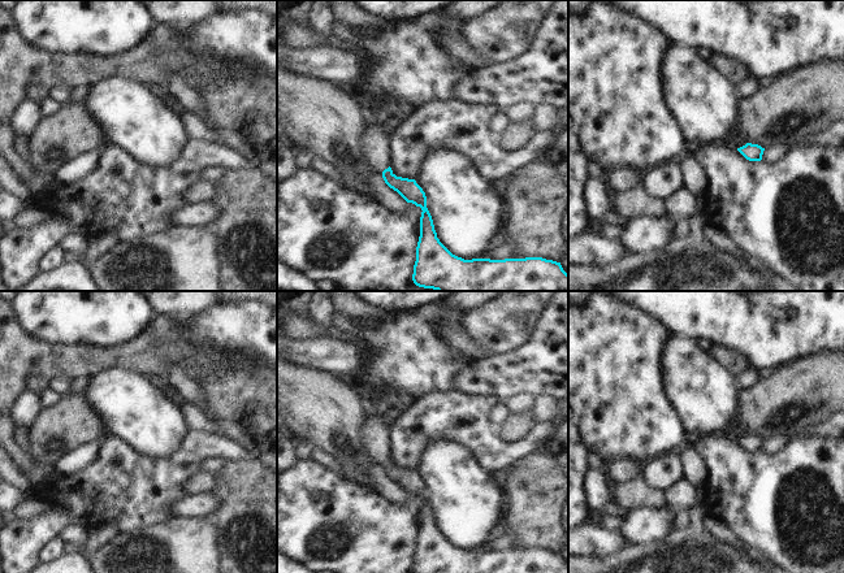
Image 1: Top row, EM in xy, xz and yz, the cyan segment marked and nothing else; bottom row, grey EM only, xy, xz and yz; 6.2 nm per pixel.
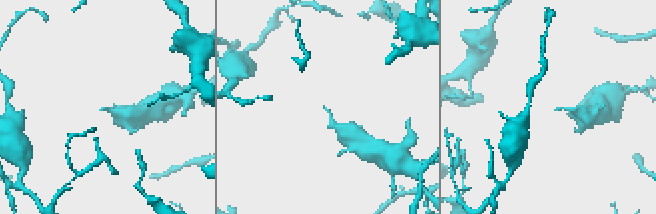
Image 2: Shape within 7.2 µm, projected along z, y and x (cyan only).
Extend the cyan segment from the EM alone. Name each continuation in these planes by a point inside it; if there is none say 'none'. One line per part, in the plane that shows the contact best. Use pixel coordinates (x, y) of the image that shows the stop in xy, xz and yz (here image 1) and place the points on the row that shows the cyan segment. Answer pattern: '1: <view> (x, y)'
1: xz (376, 143).

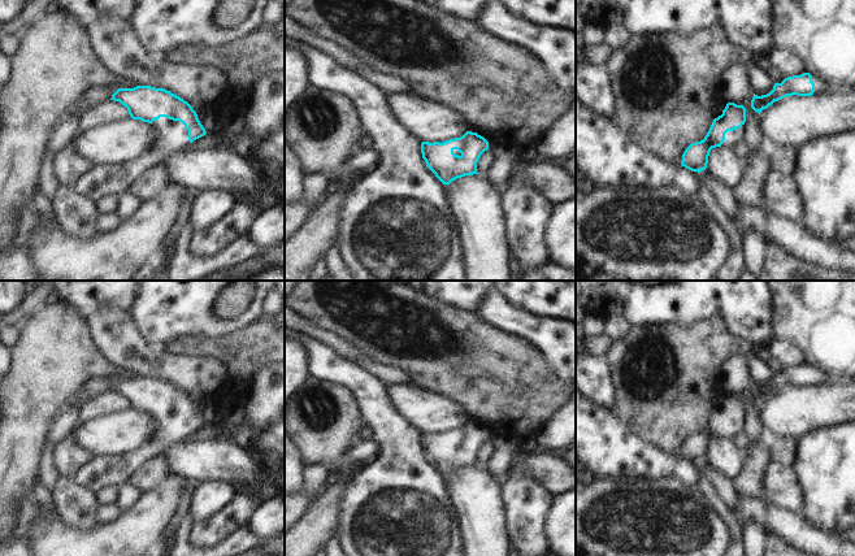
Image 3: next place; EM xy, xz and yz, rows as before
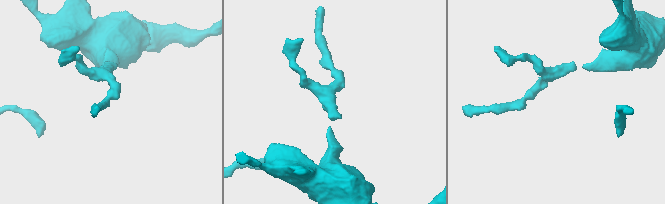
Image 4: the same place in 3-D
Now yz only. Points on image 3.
1: yz (732, 138).

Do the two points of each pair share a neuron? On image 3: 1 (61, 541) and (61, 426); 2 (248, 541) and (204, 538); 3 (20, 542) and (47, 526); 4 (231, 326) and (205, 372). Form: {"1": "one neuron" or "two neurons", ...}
{"1": "two neurons", "2": "two neurons", "3": "two neurons", "4": "two neurons"}

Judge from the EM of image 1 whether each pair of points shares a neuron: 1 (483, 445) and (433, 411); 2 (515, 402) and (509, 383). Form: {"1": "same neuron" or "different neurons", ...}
{"1": "same neuron", "2": "different neurons"}

